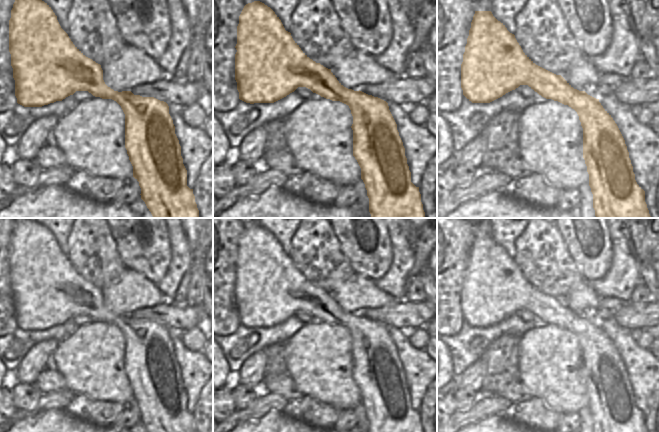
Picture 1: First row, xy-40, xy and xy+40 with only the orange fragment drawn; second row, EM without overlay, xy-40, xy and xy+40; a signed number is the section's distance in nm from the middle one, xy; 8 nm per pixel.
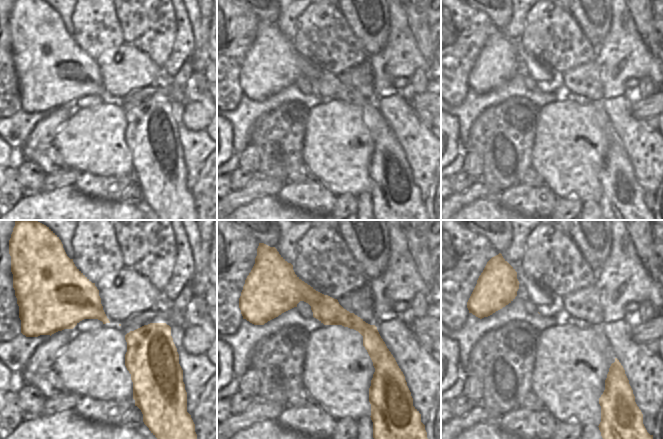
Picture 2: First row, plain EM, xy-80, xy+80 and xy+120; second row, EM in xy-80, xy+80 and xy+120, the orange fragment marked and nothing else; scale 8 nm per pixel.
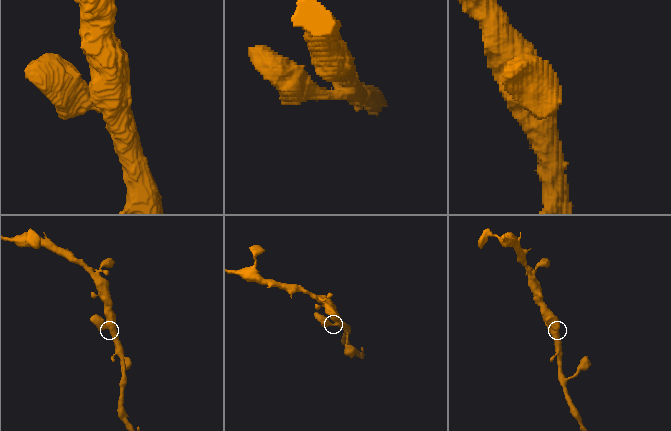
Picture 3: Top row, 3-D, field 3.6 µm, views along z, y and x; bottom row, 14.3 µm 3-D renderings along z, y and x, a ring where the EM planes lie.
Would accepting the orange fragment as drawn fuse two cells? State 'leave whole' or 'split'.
leave whole

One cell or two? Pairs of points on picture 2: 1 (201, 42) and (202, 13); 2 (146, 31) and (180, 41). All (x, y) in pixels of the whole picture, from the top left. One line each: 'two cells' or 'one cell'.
1: one cell
2: two cells

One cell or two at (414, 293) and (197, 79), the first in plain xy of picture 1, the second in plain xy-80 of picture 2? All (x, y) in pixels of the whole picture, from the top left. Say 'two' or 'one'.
two

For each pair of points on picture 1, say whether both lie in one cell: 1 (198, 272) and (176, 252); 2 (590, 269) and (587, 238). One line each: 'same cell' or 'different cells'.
1: different cells
2: same cell

